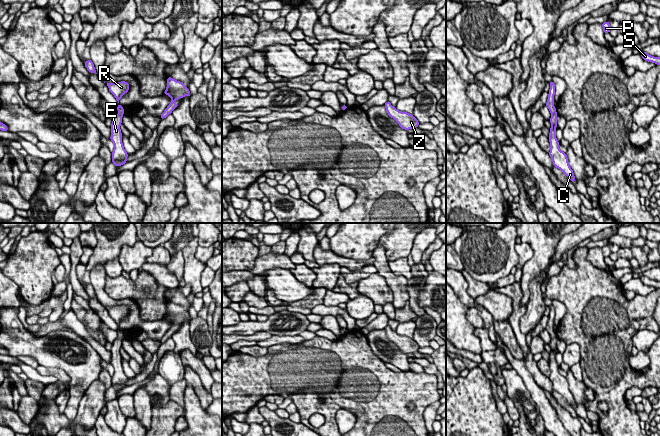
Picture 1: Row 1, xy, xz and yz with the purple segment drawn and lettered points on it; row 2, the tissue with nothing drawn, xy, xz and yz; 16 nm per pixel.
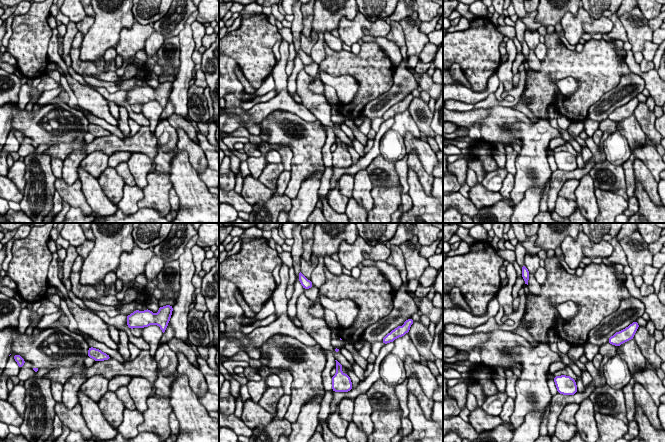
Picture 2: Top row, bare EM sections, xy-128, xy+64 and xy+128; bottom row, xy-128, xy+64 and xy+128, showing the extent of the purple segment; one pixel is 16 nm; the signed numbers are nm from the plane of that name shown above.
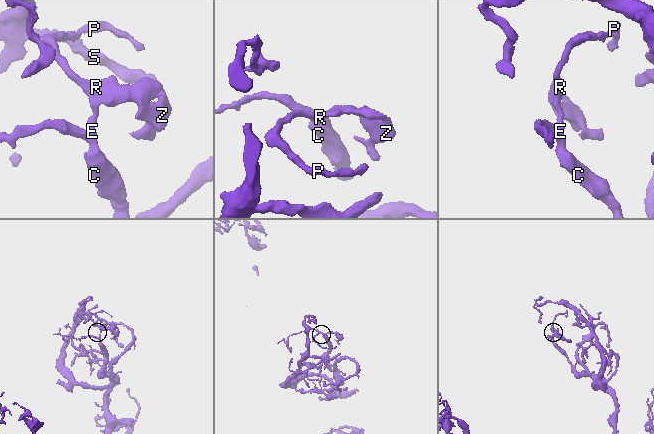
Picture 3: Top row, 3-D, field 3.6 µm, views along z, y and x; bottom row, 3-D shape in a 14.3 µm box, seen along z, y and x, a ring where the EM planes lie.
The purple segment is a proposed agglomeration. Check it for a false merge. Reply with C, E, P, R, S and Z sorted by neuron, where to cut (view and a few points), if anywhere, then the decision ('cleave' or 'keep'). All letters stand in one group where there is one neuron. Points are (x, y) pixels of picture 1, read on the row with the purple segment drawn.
groups C E P R S Z; cut none; keep

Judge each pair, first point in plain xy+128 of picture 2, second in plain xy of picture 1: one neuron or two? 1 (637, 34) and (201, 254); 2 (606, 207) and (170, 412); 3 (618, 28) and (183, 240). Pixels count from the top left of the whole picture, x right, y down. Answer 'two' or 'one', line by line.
1: two
2: one
3: two

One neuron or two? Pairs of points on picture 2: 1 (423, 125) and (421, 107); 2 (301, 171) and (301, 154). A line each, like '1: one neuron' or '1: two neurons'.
1: one neuron
2: one neuron

